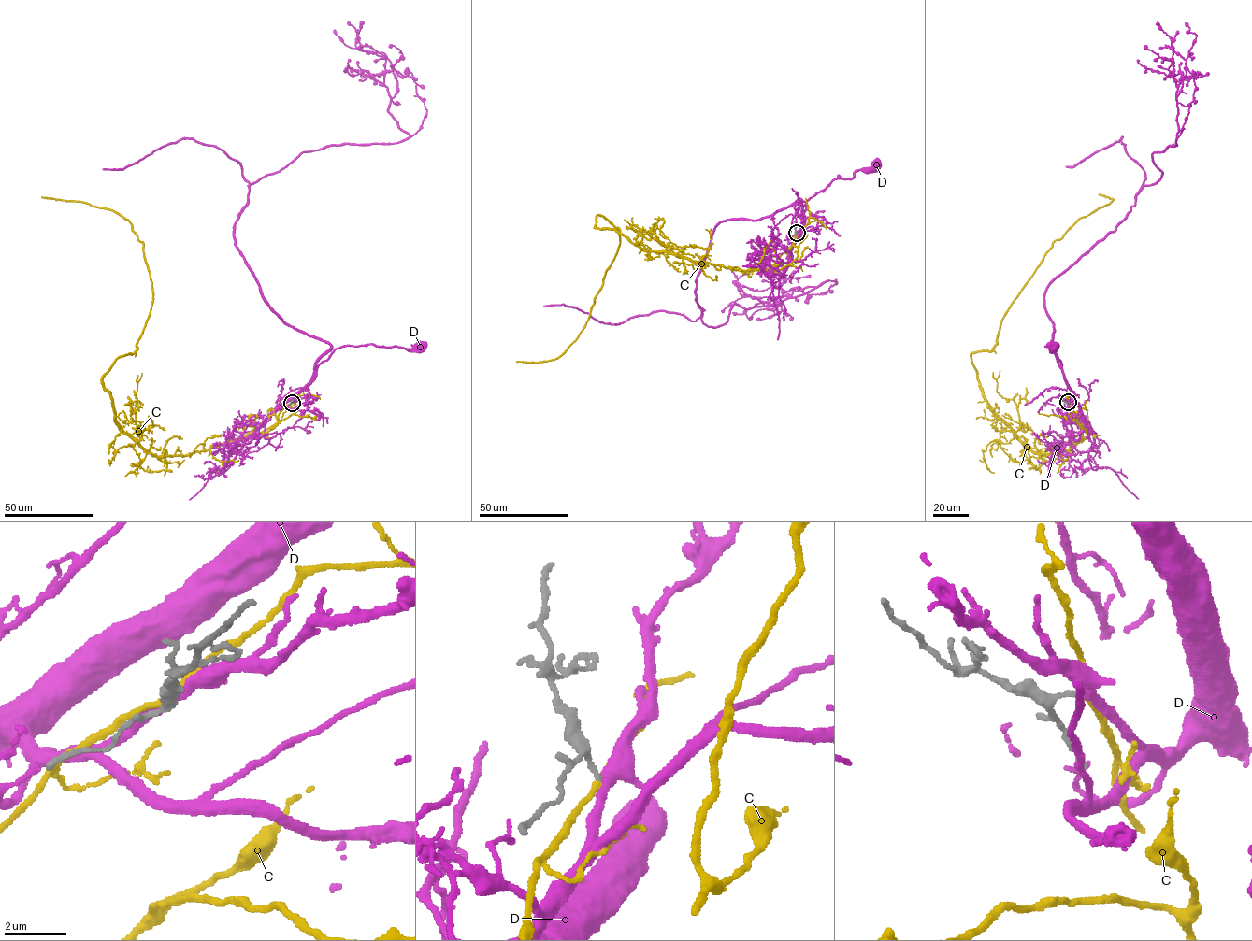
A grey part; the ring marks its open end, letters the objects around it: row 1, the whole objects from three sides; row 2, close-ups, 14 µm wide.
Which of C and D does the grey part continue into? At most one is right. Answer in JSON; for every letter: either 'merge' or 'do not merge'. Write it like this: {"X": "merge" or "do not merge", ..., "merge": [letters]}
{"C": "do not merge", "D": "merge", "merge": ["D"]}

